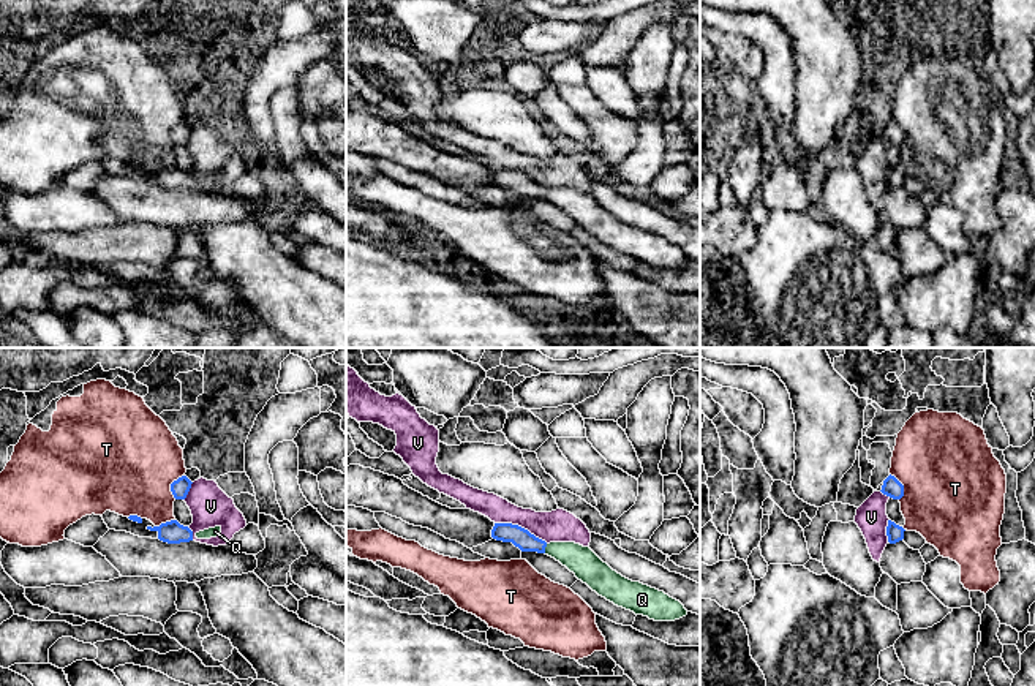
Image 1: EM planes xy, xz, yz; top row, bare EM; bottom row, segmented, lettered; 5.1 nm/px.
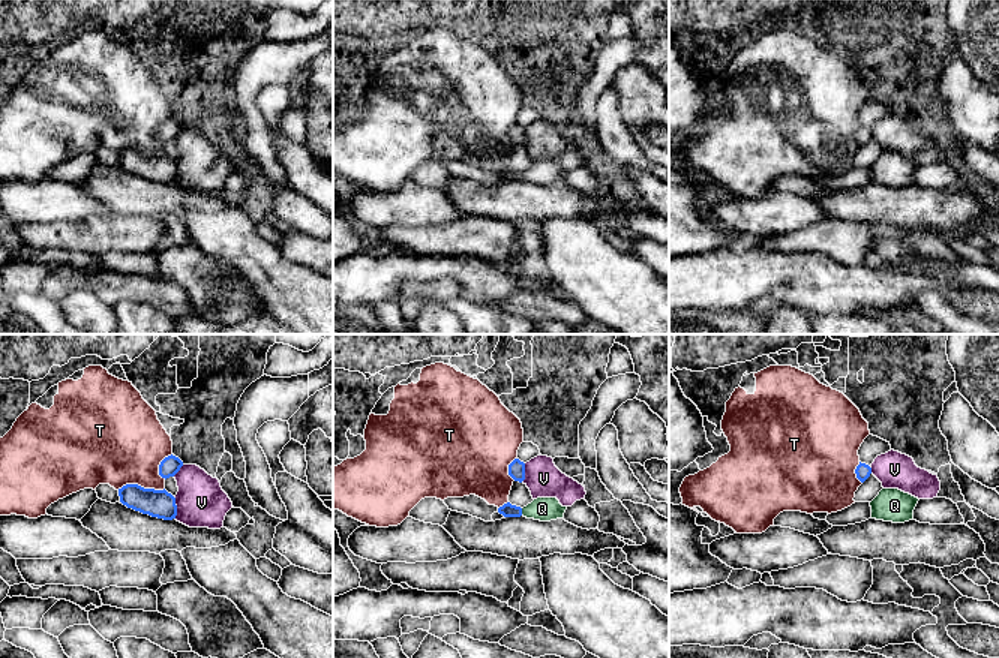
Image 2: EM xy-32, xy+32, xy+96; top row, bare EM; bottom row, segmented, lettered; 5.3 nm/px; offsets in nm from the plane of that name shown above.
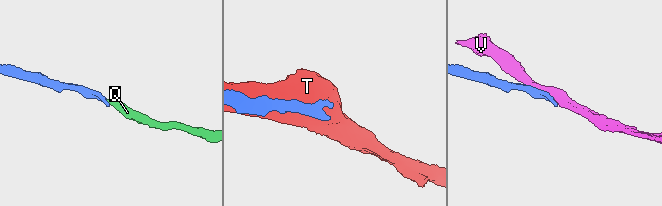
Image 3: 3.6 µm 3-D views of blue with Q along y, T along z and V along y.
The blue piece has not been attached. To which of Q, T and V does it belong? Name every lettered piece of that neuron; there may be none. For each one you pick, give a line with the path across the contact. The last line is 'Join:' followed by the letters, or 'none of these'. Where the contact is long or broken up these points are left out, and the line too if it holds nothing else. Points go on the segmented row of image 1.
Q: Path across: xz (523, 539), (544, 549), (566, 552), (587, 566)
Join: Q

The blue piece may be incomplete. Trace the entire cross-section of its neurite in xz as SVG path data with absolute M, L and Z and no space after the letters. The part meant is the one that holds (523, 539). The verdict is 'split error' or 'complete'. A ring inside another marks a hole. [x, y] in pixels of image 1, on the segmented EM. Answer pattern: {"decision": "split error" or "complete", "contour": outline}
{"decision": "split error", "contour": "M495 523L491 537L512 542L521 552L537 552L555 558L599 596L635 615L643 615L654 621L675 621L687 615L679 601L664 591L623 577L589 547L575 542L547 544L528 530L512 523Z"}

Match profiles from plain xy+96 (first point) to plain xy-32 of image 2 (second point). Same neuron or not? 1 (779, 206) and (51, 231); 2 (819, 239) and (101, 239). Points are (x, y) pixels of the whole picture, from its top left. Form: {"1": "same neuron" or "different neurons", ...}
{"1": "different neurons", "2": "same neuron"}

